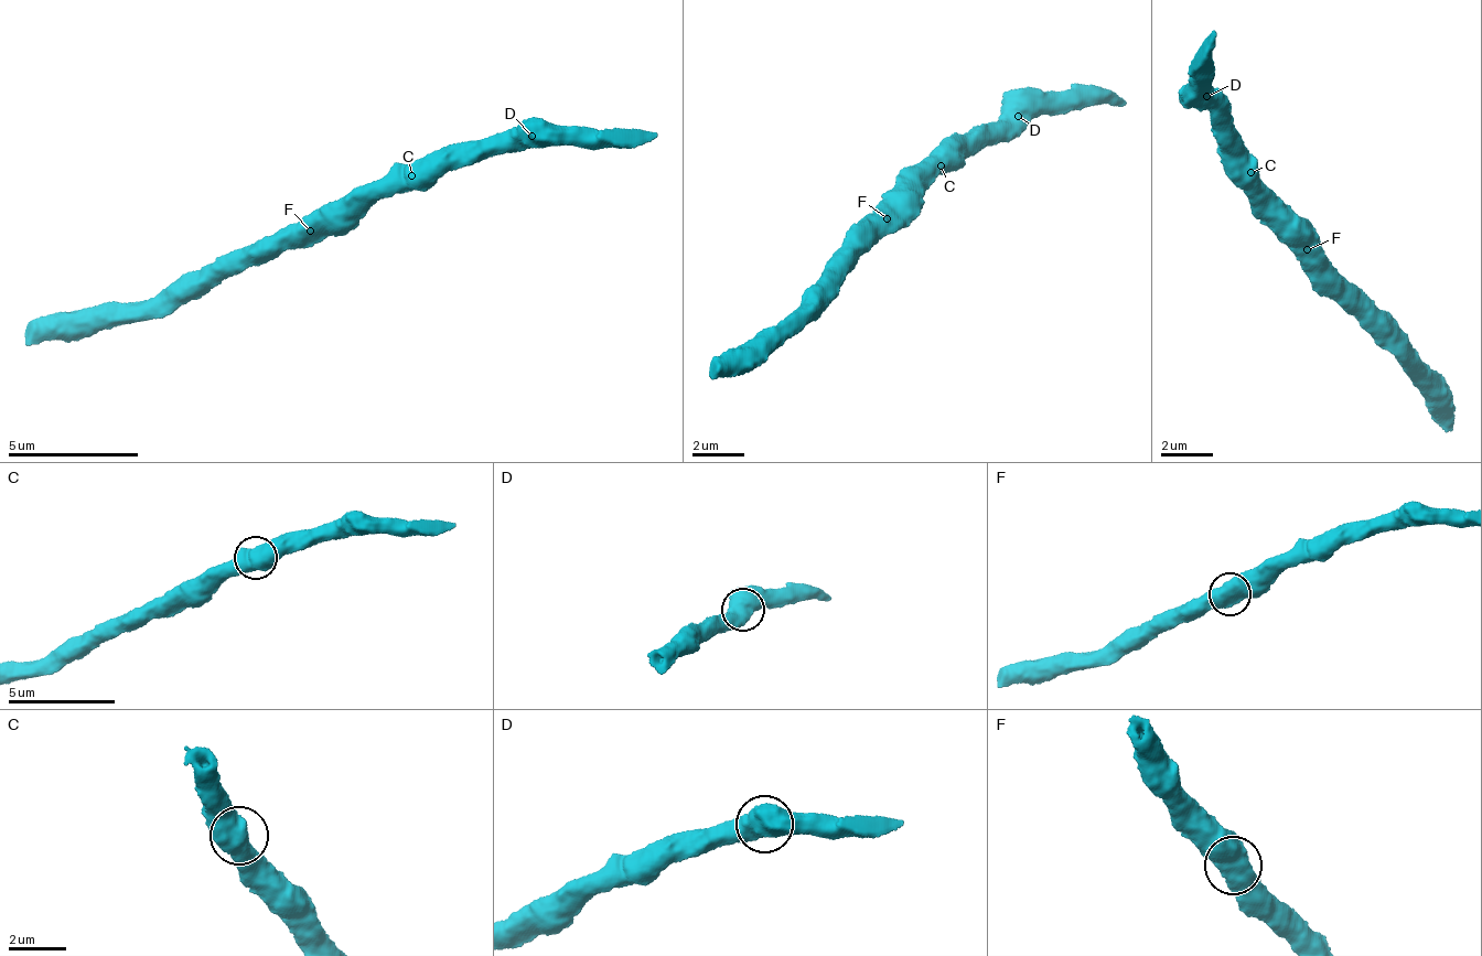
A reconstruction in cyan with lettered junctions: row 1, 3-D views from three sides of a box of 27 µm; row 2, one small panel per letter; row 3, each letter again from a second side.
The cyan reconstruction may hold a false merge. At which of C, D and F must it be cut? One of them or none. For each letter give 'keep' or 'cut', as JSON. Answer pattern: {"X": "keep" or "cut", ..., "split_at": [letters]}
{"C": "keep", "D": "keep", "F": "keep", "split_at": []}

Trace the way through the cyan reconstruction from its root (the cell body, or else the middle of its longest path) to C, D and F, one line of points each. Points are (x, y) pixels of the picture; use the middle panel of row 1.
C: (902, 194), (902, 189), (941, 165)
D: (902, 194), (1018, 117)
F: (902, 194), (902, 206), (887, 218)

